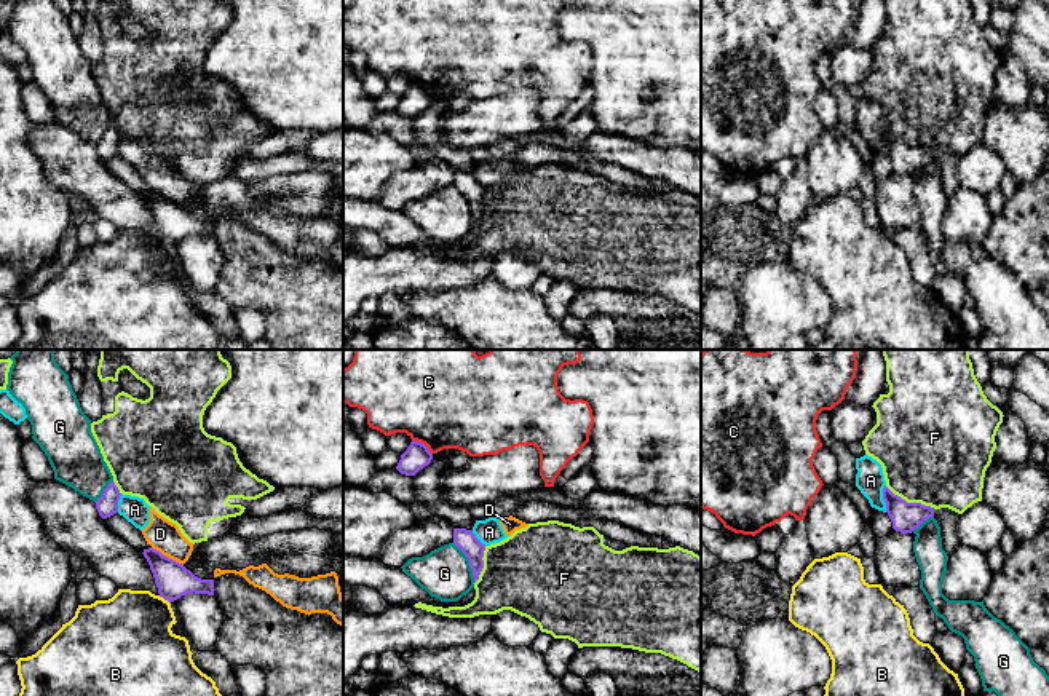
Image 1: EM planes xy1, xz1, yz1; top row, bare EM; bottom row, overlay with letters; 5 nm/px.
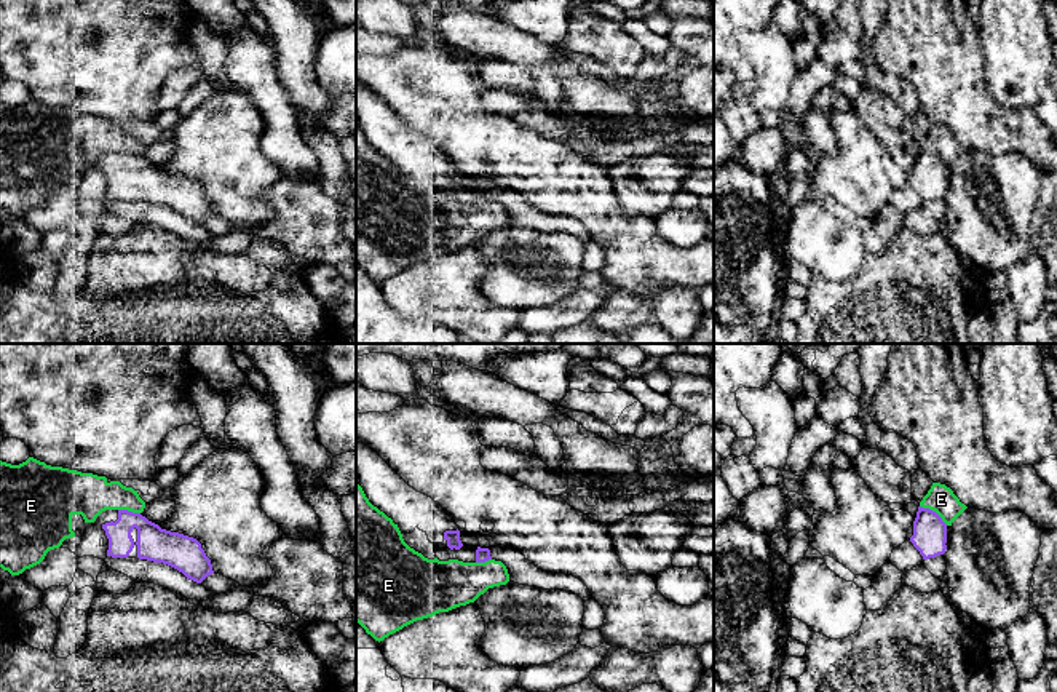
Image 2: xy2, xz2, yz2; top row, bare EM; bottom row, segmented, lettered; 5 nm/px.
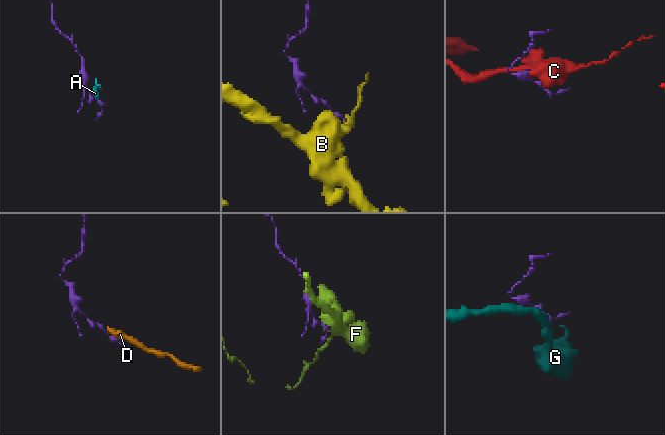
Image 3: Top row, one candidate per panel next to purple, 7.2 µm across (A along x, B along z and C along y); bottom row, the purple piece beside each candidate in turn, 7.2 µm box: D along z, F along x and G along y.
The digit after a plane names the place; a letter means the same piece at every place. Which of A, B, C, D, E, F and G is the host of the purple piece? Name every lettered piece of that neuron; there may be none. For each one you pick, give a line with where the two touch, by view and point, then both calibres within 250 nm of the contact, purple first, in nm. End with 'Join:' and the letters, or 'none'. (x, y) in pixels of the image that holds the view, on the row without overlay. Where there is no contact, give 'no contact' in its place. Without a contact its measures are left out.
Join: none

